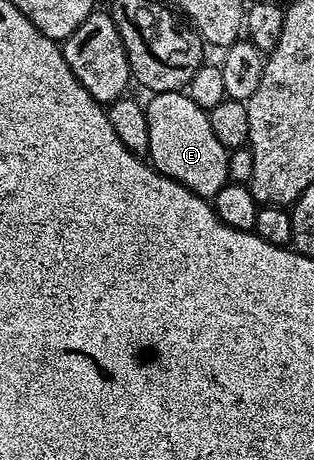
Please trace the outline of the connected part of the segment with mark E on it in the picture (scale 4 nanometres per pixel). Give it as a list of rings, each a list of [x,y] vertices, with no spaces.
[[[182,90],[154,93],[149,99],[144,109],[149,134],[147,157],[151,167],[182,183],[199,197],[213,199],[217,191],[228,184],[230,152],[214,134],[208,112]]]

